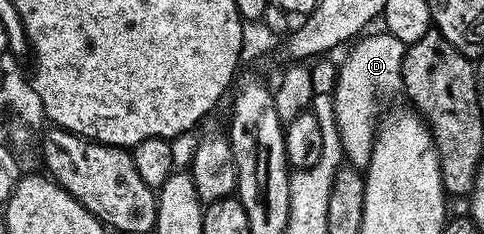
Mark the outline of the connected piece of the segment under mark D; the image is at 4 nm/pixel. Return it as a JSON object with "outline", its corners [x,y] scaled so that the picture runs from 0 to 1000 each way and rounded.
{"outline":[[[798,137],[785,145],[752,150],[744,158],[729,192],[717,248],[711,256],[698,316],[692,359],[692,410],[688,419],[688,487],[692,496],[692,530],[700,564],[698,603],[709,637],[715,688],[740,722],[752,722],[769,667],[769,624],[775,615],[775,573],[783,534],[783,402],[800,397],[812,385],[826,389],[831,380],[831,308],[835,231],[839,222],[839,188],[829,179],[824,162],[812,158]]]}

